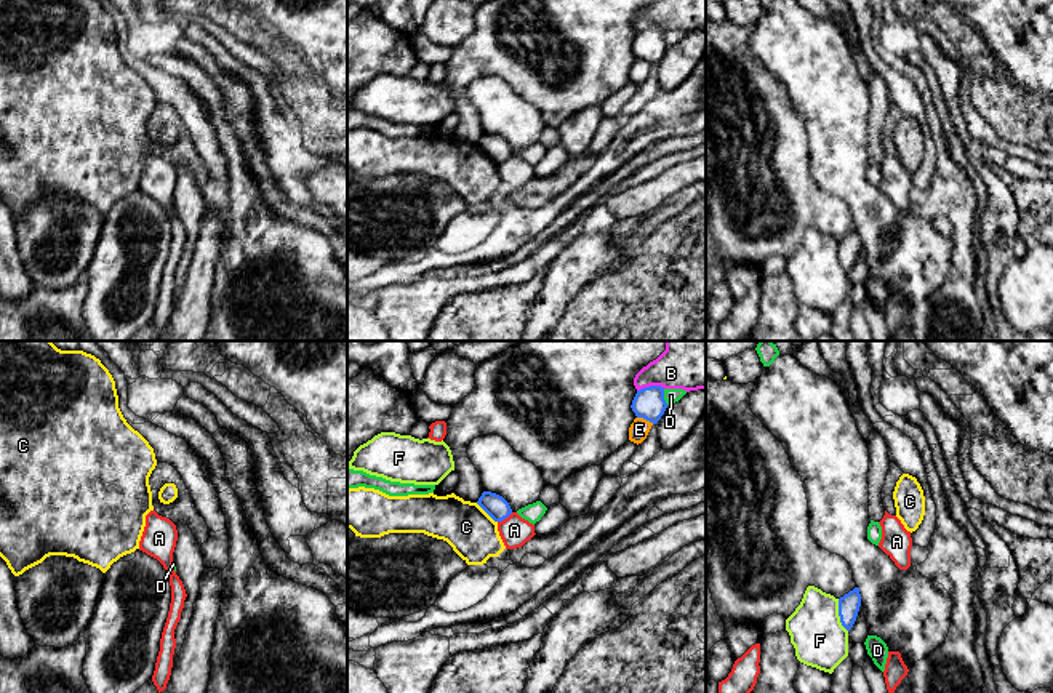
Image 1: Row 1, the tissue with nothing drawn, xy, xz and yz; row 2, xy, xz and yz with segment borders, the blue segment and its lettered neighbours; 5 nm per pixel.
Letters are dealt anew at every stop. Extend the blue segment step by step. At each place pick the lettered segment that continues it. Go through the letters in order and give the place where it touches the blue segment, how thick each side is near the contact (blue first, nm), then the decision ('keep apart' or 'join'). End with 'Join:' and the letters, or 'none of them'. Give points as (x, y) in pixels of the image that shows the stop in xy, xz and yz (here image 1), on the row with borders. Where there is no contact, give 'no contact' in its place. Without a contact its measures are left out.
A: contact xz (504, 517); calibres 110 and 150 nm; keep apart
B: contact xz (650, 386); calibres 160 and 300 nm; keep apart
C: contact xz (487, 512); calibres 110 and 240 nm; keep apart
D: contact xz (663, 397); calibres 160 and 80 nm; keep apart
E: contact xz (645, 418); calibres 160 and 100 nm; keep apart
F: contact yz (839, 615); calibres 110 and 260 nm; keep apart
Join: none of them

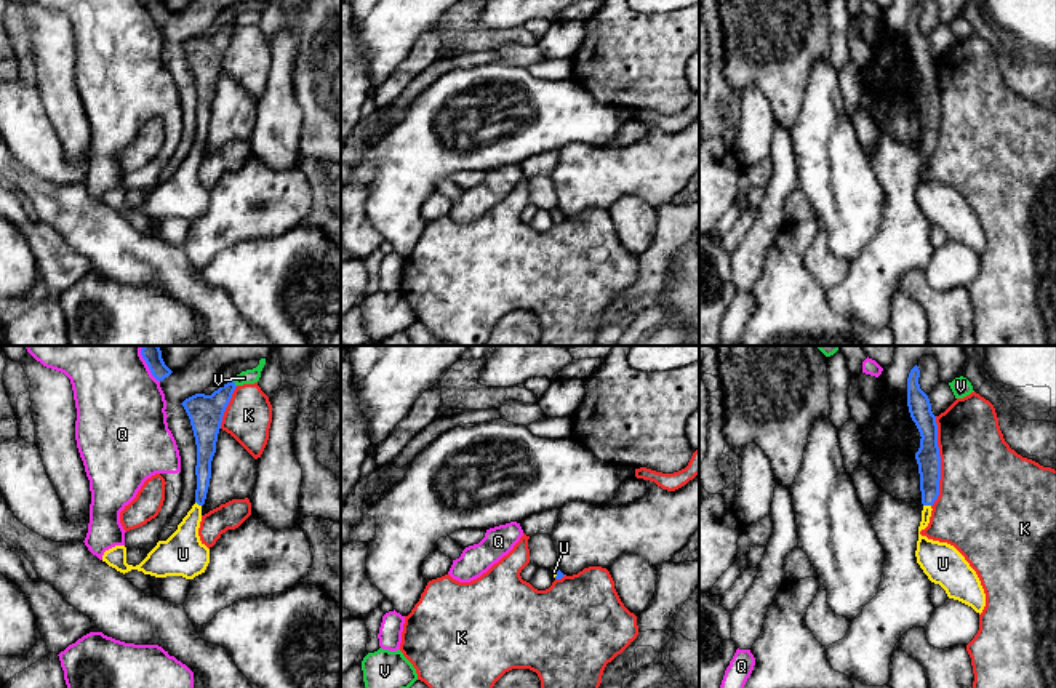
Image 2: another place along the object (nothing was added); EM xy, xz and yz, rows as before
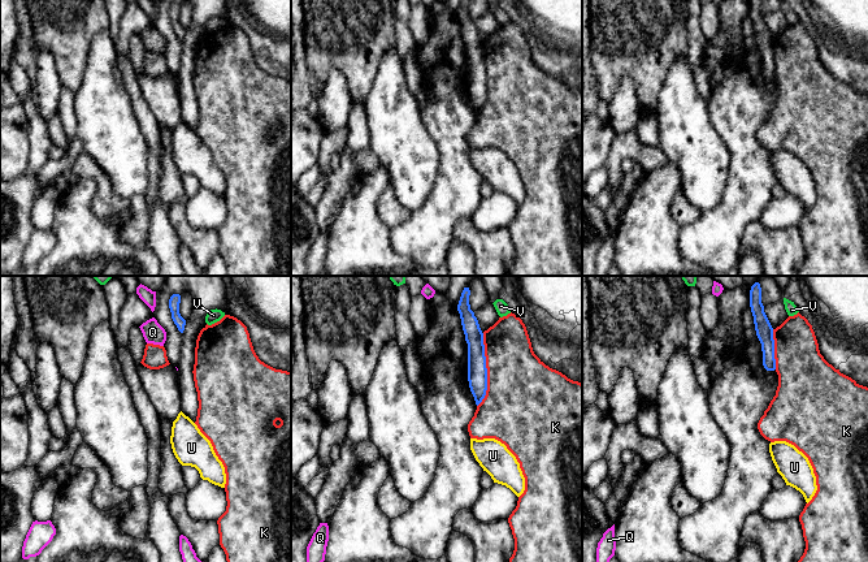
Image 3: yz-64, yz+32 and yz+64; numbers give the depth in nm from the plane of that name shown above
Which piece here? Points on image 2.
K: contact yz (940, 461); calibres 120 and 440 nm; keep apart
Q: contact xy (148, 365); calibres 100 and 440 nm; keep apart
U: contact yz (927, 504); calibres 120 and 150 nm; join
V: contact xy (234, 384); calibres 180 and 80 nm; keep apart
Join: U

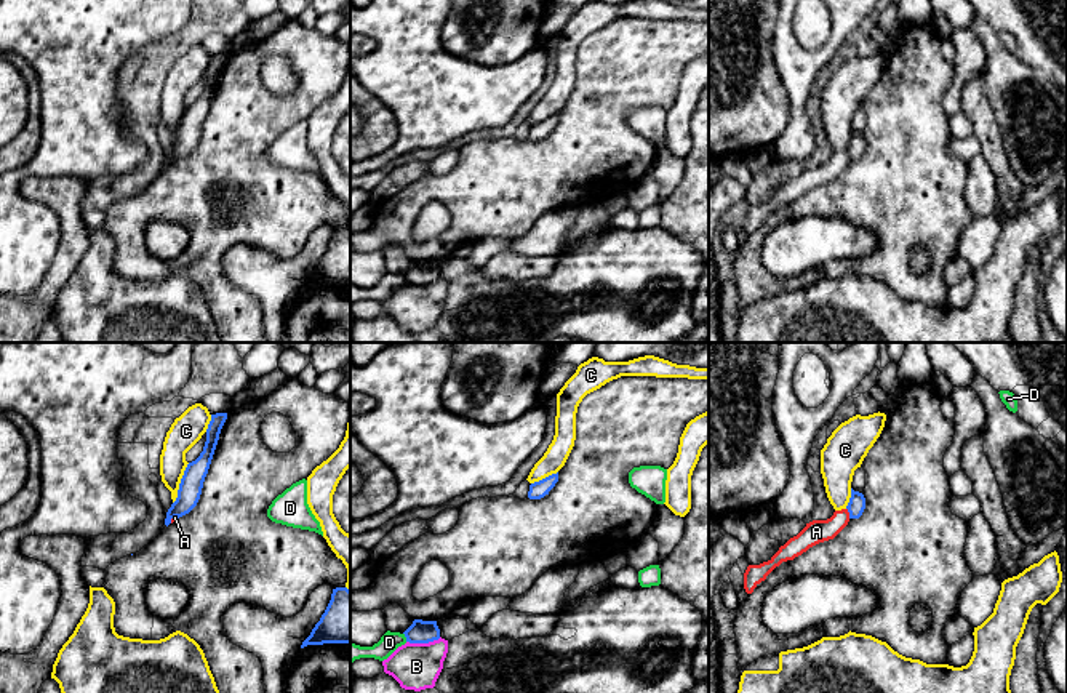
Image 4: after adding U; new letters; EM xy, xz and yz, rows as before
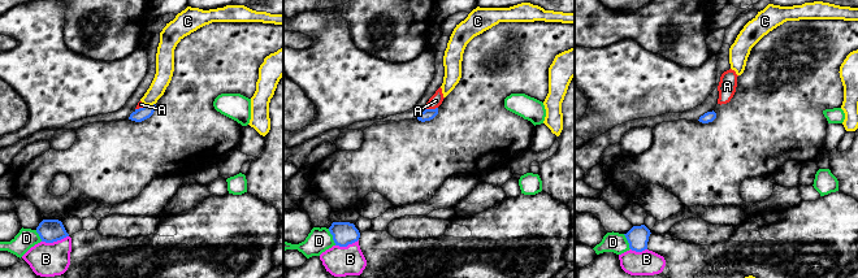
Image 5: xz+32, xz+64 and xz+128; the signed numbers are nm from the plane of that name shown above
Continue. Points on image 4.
A: contact yz (848, 511); calibres 90 and 120 nm; keep apart
B: contact xz (423, 642); calibres 110 and 240 nm; keep apart
C: contact xy (179, 484); calibres 120 and 150 nm; keep apart
D: contact xz (405, 636); calibres 110 and 100 nm; keep apart
Join: none of them

